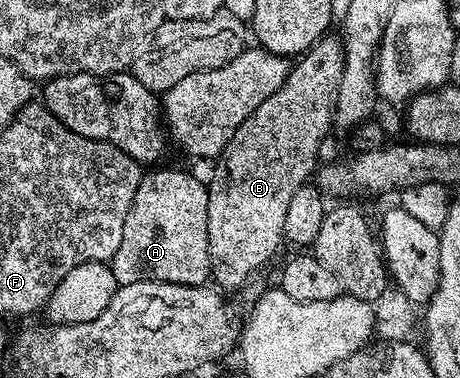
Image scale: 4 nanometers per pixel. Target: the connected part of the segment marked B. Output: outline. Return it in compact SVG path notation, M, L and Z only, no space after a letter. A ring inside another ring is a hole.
M327 33L303 51L291 66L284 85L256 109L236 129L232 141L222 150L213 164L214 176L208 179L208 253L210 273L219 288L242 287L257 267L262 267L284 243L284 219L289 202L296 191L308 183L319 166L318 150L322 138L336 123L336 108L340 93L340 77L344 77L344 49L337 34Z

